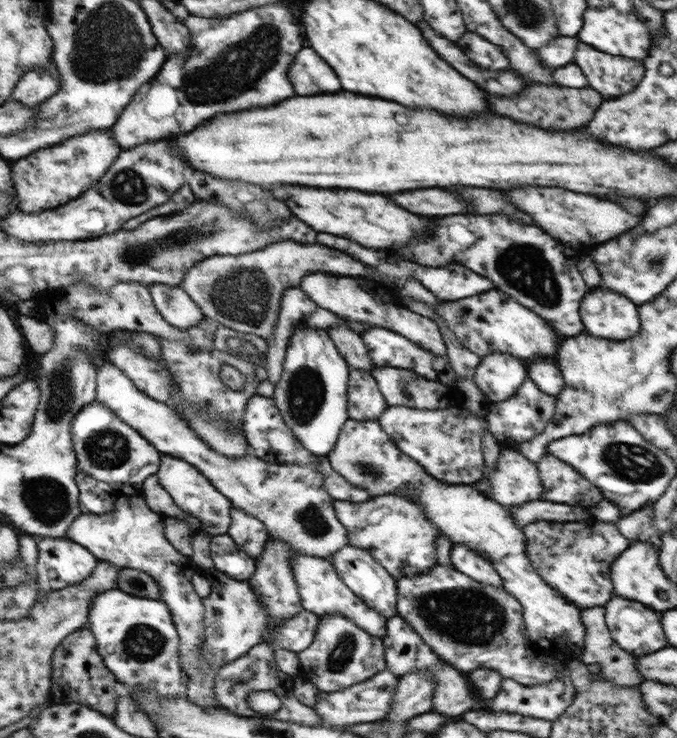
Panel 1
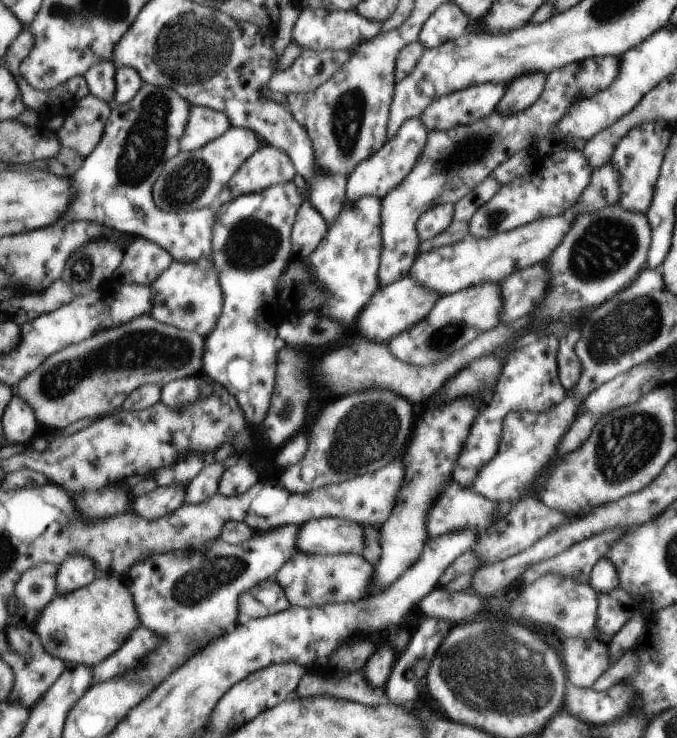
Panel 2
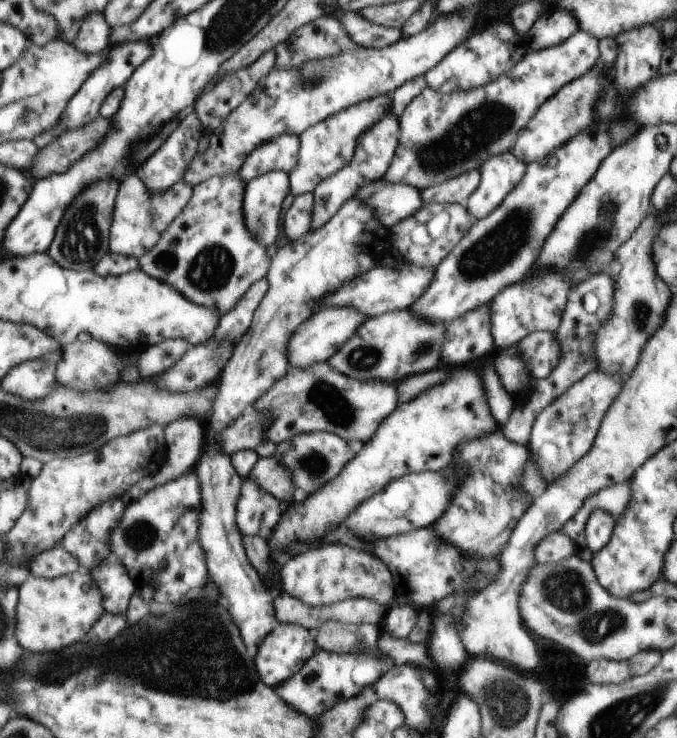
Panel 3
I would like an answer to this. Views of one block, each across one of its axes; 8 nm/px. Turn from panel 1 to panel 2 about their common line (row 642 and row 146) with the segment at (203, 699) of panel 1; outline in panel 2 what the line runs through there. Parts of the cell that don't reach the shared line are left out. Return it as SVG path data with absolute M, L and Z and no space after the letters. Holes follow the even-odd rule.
M189 104L186 127L179 137L178 149L192 152L220 137L229 128L231 122L223 112L206 106Z

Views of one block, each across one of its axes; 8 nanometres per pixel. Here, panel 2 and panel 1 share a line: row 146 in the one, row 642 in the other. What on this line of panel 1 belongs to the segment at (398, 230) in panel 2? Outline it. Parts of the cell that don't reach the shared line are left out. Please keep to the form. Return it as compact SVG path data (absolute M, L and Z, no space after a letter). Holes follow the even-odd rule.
M435 564L421 574L397 578L395 593L399 596L399 600L396 601L396 616L409 623L424 643L435 652L435 657L455 671L465 675L476 669L491 668L501 674L503 681L511 680L525 686L547 684L562 678L561 671L555 669L555 664L541 663L536 659L537 644L527 637L523 607L503 588L477 582L451 566Z

